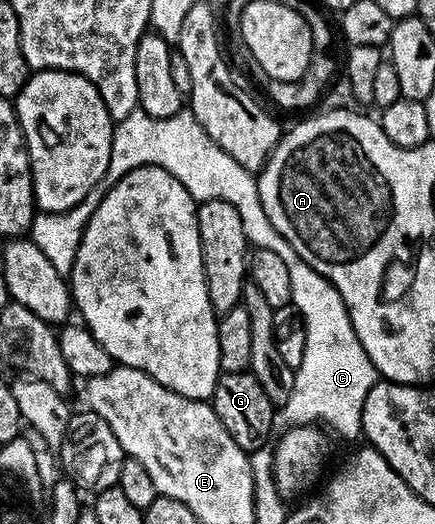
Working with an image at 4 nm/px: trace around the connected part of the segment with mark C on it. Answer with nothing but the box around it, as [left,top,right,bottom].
[29,110,377,440]

